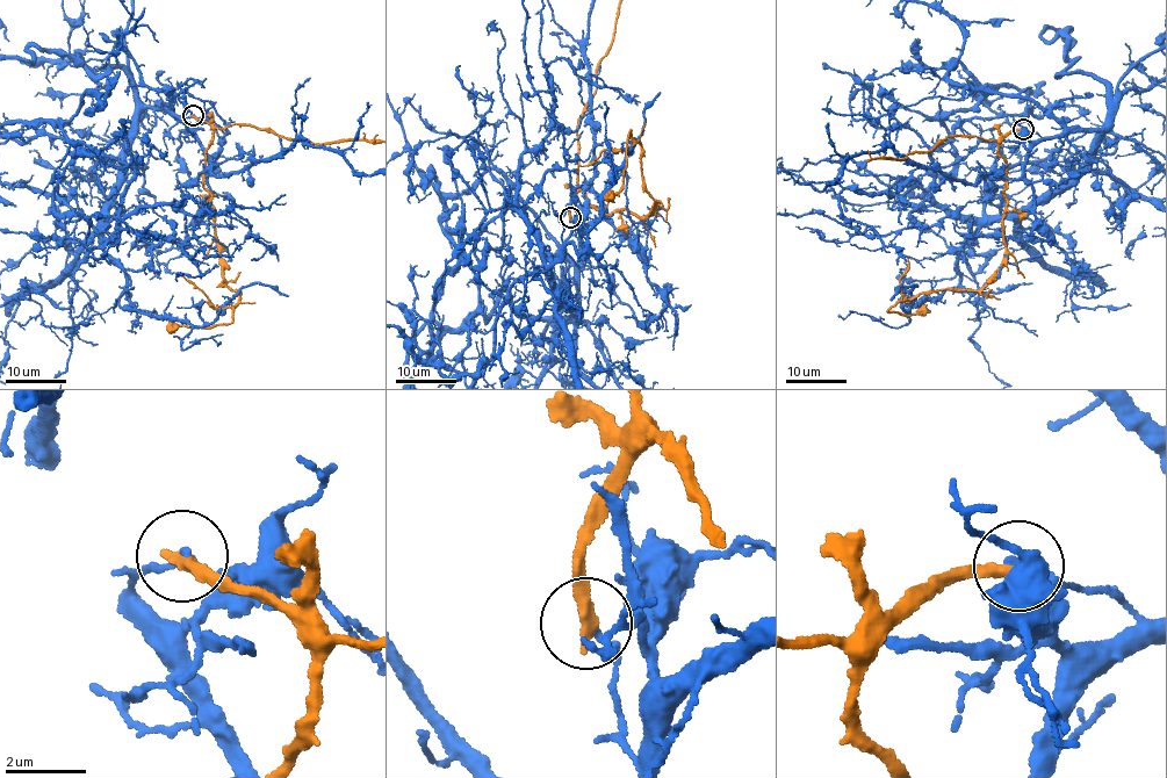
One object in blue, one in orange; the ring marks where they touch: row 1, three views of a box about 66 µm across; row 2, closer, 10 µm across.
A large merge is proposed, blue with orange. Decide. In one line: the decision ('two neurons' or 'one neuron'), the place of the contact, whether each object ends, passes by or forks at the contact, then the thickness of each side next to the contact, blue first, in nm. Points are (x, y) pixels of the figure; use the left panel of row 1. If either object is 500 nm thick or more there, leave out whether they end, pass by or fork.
two neurons; place (193, 115); blue ends; orange ends; calibres 160 and 360 nm

